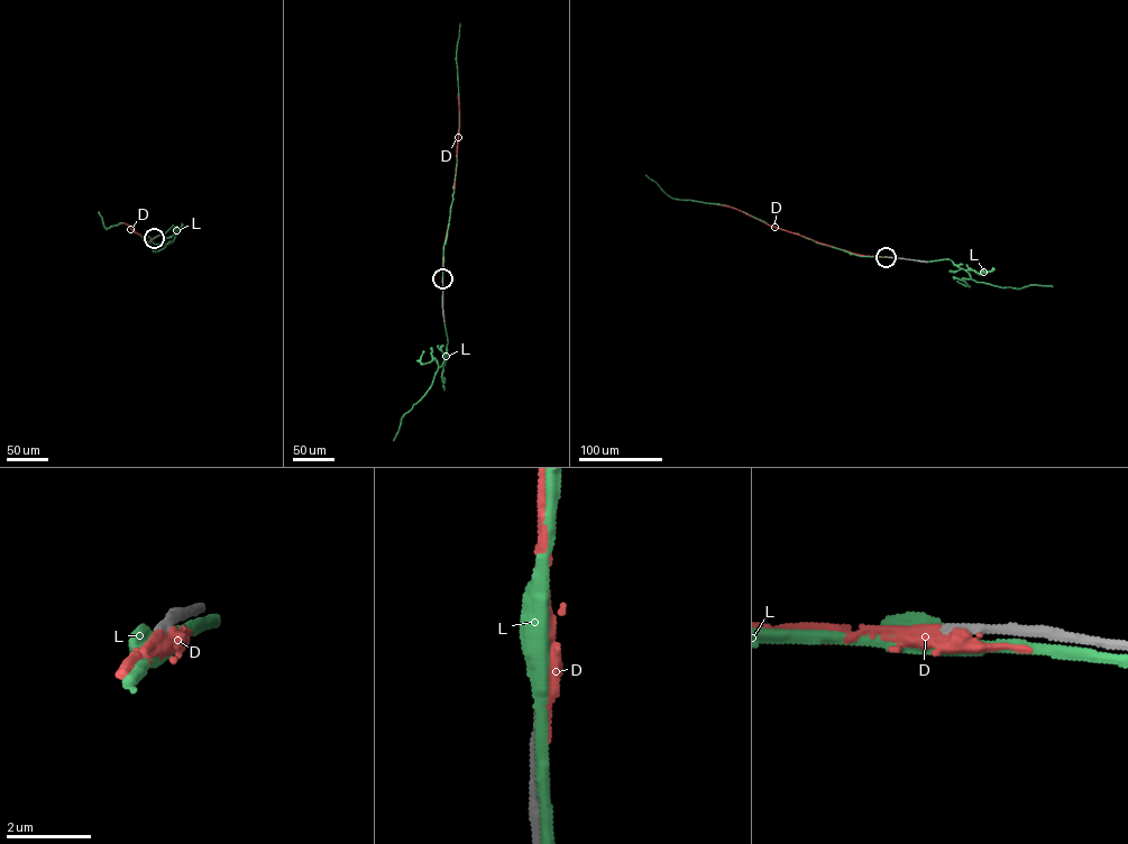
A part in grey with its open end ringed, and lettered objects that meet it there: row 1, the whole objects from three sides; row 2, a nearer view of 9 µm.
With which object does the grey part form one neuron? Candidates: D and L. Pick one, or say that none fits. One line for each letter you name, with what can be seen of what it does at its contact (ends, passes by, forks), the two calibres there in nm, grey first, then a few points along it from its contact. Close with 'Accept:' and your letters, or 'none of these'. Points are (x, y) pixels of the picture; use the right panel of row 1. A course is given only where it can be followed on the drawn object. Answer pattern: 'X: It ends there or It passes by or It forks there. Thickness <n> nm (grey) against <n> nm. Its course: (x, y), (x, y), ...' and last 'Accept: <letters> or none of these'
D: It passes by. Thickness 280 nm (grey) against 320 nm. Its course: (886, 257), (851, 253), (771, 226), (737, 209), (711, 203)
Accept: D

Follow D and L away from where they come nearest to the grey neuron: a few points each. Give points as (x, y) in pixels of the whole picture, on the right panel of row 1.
D: (886, 257), (851, 253), (771, 226), (737, 209), (711, 203)
L: (887, 257), (850, 254), (768, 225), (726, 205), (672, 199), (645, 175)

